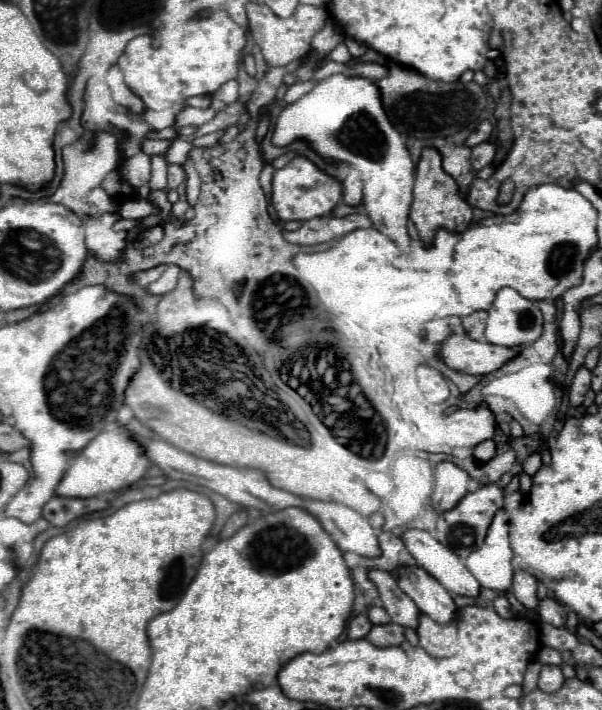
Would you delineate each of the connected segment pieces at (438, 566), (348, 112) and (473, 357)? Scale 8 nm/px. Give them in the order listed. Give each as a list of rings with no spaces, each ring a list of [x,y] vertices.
[[[408,529],[402,535],[402,539],[410,555],[414,555],[414,559],[418,561],[418,565],[434,579],[438,579],[452,595],[468,595],[468,597],[480,595],[480,583],[466,569],[464,559],[454,555],[428,531]]]
[[[332,75],[326,81],[318,83],[310,93],[306,93],[302,99],[298,99],[292,105],[286,105],[284,111],[278,117],[272,143],[278,147],[286,147],[296,139],[304,139],[312,145],[314,151],[318,151],[324,159],[336,159],[336,161],[350,161],[356,163],[356,167],[362,173],[364,181],[364,199],[362,209],[372,219],[374,227],[384,233],[388,239],[392,239],[400,249],[410,249],[412,239],[406,231],[408,223],[408,211],[412,205],[412,189],[414,189],[414,163],[410,159],[410,153],[404,145],[404,139],[400,133],[390,125],[382,101],[376,89],[376,81],[362,79],[362,77],[346,77],[346,75]]]
[[[454,333],[450,339],[442,341],[440,355],[448,367],[460,373],[488,375],[514,359],[518,355],[518,349],[490,345],[486,341],[474,341],[464,333]]]

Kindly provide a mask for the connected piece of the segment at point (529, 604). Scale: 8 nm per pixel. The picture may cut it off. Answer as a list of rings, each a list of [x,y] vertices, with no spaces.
[[[516,573],[512,581],[512,593],[516,599],[526,607],[526,609],[536,609],[538,607],[538,597],[536,597],[536,579],[526,573]]]

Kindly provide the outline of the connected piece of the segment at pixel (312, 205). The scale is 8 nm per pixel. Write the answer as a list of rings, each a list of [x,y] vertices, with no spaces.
[[[298,155],[284,169],[278,169],[272,179],[272,205],[282,223],[308,221],[312,217],[330,215],[336,203],[342,199],[342,183],[328,173],[320,171],[310,159]]]

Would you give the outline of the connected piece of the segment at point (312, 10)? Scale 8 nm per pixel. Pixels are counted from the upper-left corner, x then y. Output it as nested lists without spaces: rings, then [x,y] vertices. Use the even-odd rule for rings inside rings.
[[[246,3],[246,13],[248,13],[252,37],[256,45],[262,49],[262,55],[270,67],[300,61],[310,51],[312,37],[324,27],[324,21],[326,21],[326,11],[320,7],[310,7],[310,5],[298,5],[296,13],[288,19],[274,15],[270,7],[260,3]]]

